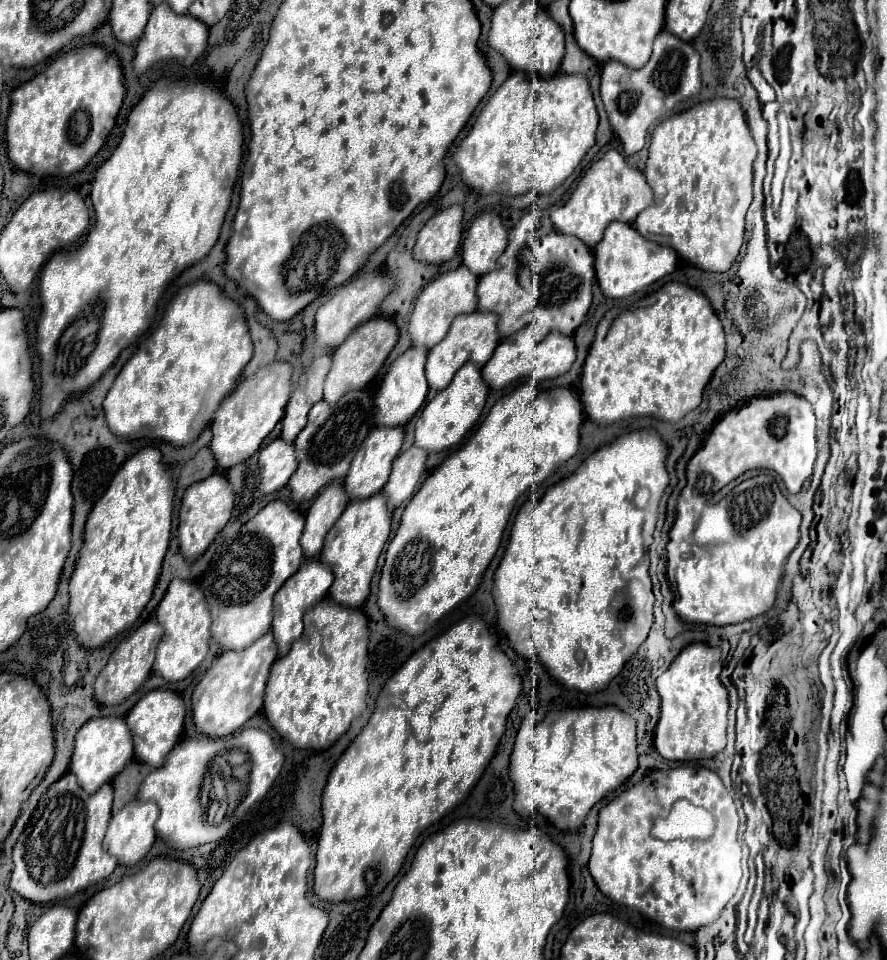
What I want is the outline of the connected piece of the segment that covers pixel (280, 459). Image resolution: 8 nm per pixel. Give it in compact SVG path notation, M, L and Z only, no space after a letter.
M276 438L270 444L266 444L260 450L260 488L262 492L270 494L280 488L284 488L294 474L298 460L296 460L296 450L294 444Z

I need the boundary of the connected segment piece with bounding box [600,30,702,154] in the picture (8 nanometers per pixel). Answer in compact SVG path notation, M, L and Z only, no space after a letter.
M662 30L656 36L654 52L646 66L632 70L618 60L610 60L602 66L602 102L614 132L622 140L626 154L640 152L646 144L648 130L666 114L670 114L678 102L694 96L700 88L700 54L692 44L678 40L678 36L670 34L668 30Z

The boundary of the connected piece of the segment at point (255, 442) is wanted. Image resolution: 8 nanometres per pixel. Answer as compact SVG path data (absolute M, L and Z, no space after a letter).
M272 362L260 368L254 376L244 378L230 396L226 396L212 420L210 450L220 470L228 470L234 464L250 458L262 444L262 440L274 430L276 422L284 416L284 406L292 392L292 366L288 362Z

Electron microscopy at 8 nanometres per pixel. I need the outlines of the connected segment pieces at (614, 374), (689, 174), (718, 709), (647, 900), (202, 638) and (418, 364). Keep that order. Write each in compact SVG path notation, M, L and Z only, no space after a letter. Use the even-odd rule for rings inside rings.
M668 282L648 296L636 310L624 310L610 322L610 312L600 320L596 338L586 356L580 380L580 396L586 416L596 424L610 424L630 416L654 416L678 422L702 402L704 386L726 358L726 334L708 298L686 284Z
M712 98L660 122L652 134L644 176L654 192L654 202L640 212L634 228L656 244L674 248L682 258L708 272L726 272L744 242L744 216L752 202L752 164L756 144L746 116L734 98Z
M696 642L686 646L674 658L670 668L656 680L662 706L654 734L654 748L664 760L708 760L726 748L728 690L718 680L722 664L720 648Z
M674 768L674 770L654 770L636 786L624 790L618 798L614 798L608 806L600 810L598 828L594 834L592 856L588 862L588 870L600 888L602 894L612 898L614 902L626 904L636 908L638 912L646 914L650 920L658 922L668 930L682 930L682 932L696 932L698 928L714 922L722 908L730 902L736 894L742 870L740 870L740 842L738 842L738 812L730 792L724 788L722 780L716 772L708 768ZM674 800L688 800L694 806L702 806L710 810L716 818L716 830L710 840L706 842L660 842L650 838L650 828L654 816L668 816L670 804Z
M174 580L166 596L156 608L156 620L164 628L164 636L156 650L154 660L154 672L160 674L168 682L178 682L188 678L206 658L208 654L208 642L210 642L210 612L206 606L204 592L194 582L186 580Z
M412 346L410 350L406 350L402 356L398 356L388 372L382 378L378 396L374 400L376 404L376 424L378 426L404 426L424 404L426 394L428 394L428 382L424 376L424 366L426 366L426 358L428 358L428 348L416 348Z

